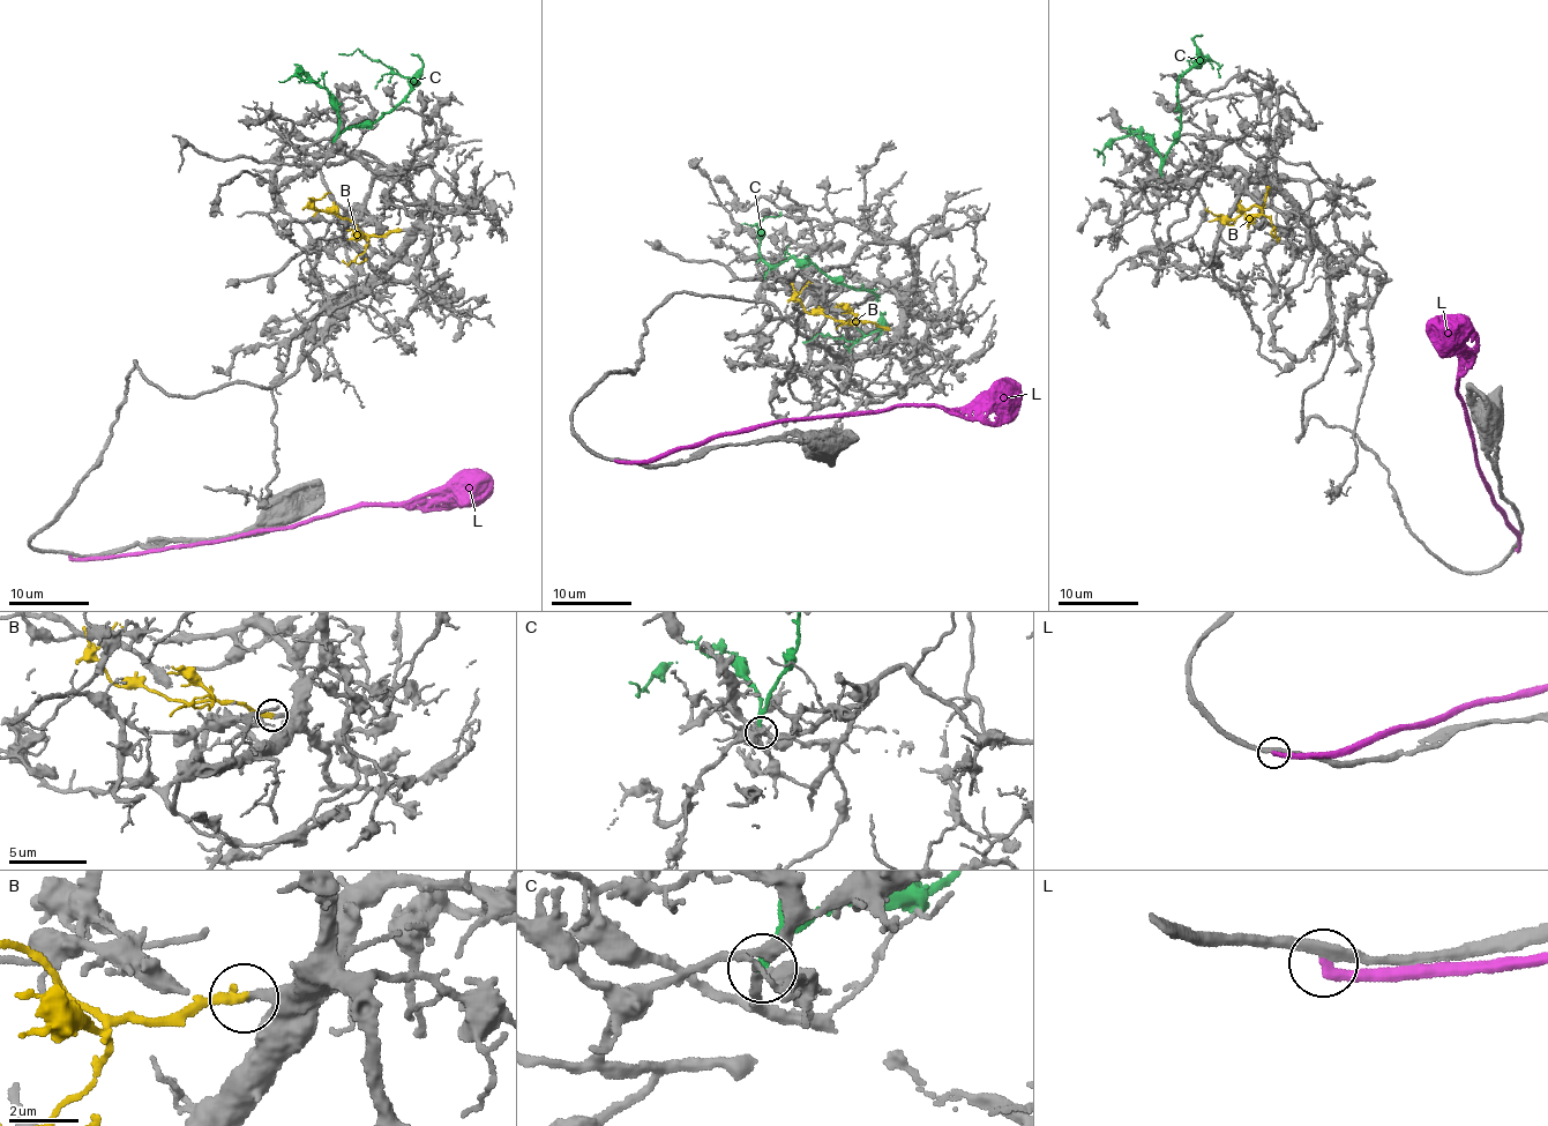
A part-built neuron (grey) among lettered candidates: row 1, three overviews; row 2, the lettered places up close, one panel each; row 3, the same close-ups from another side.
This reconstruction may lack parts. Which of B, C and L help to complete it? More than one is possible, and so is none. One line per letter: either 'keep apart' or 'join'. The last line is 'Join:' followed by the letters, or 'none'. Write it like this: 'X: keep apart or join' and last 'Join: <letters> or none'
B: join
C: keep apart
L: keep apart
Join: B

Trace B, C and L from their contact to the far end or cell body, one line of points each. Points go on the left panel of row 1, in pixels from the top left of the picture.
B: (401, 231), (365, 236), (348, 218), (319, 211), (314, 200), (328, 192)
C: (333, 141), (349, 128), (374, 125), (404, 98), (413, 83), (378, 59), (367, 59), (360, 50), (338, 53)
L: (69, 557), (110, 558), (226, 542), (364, 506), (412, 505), (426, 501), (461, 505), (485, 498), (493, 487)

